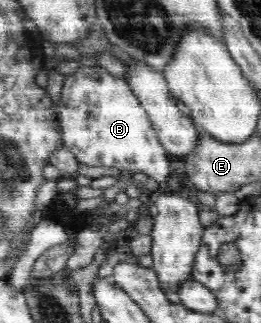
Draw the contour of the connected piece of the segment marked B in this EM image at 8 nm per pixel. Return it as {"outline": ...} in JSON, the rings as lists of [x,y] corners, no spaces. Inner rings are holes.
{"outline":[[[81,65],[65,77],[56,112],[63,145],[76,156],[79,163],[90,167],[116,167],[123,172],[135,172],[141,178],[152,177],[158,183],[170,177],[172,171],[168,153],[162,147],[146,110],[123,77],[112,75],[102,67]]]}

